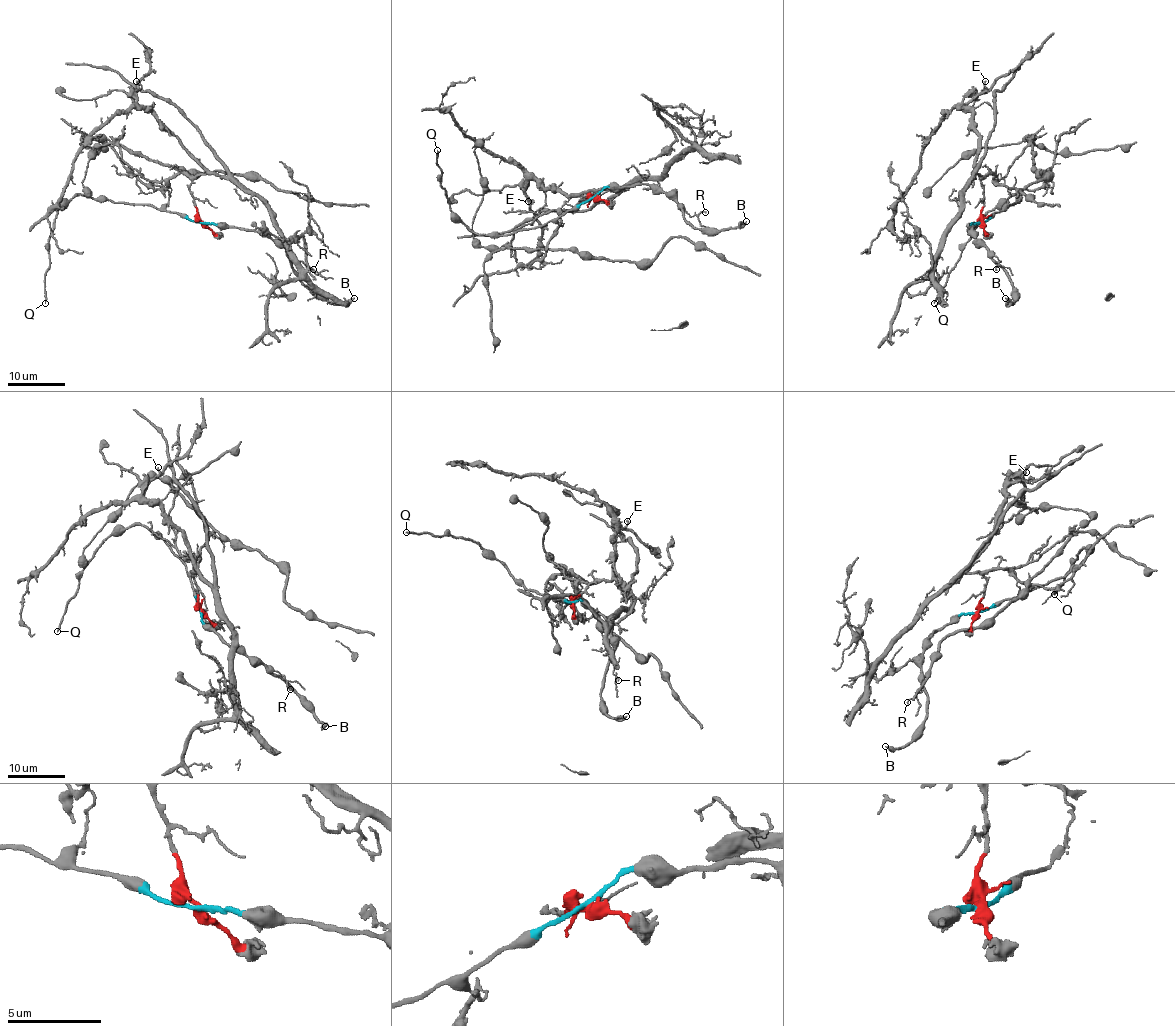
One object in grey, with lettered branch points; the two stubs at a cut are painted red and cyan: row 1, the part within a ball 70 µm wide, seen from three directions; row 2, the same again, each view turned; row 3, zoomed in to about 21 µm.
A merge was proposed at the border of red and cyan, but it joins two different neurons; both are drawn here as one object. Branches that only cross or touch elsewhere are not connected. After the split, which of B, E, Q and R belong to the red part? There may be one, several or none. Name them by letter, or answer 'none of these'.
E

